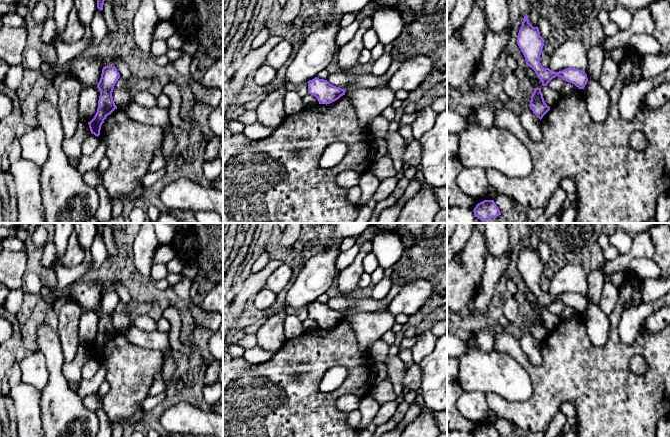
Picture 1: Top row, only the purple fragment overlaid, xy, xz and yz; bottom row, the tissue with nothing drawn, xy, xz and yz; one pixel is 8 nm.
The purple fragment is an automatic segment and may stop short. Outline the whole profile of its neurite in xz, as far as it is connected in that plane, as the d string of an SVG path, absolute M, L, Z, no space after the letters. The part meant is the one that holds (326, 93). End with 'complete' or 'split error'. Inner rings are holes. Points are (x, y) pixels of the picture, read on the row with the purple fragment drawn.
M315 77L308 82L308 93L315 96L319 104L330 104L346 95L355 107L359 125L370 131L369 125L383 111L392 106L395 92L386 87L360 87L344 90L330 84L327 80Z | split error

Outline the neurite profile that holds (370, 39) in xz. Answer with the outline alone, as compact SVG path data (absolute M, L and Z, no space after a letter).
M371 28L363 35L364 48L371 50L377 43L379 43L377 33Z

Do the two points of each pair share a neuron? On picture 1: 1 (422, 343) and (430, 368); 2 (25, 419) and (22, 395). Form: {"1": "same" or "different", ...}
{"1": "different", "2": "same"}

